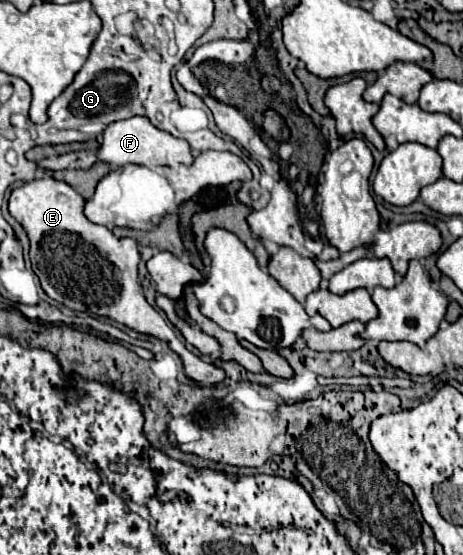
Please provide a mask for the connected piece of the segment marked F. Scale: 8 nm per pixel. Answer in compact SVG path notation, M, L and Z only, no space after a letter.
M133 116L127 120L111 122L103 132L103 144L97 152L97 158L111 166L141 164L141 166L173 166L173 168L177 168L177 166L193 164L189 142L175 138L165 130L159 130L145 116Z

